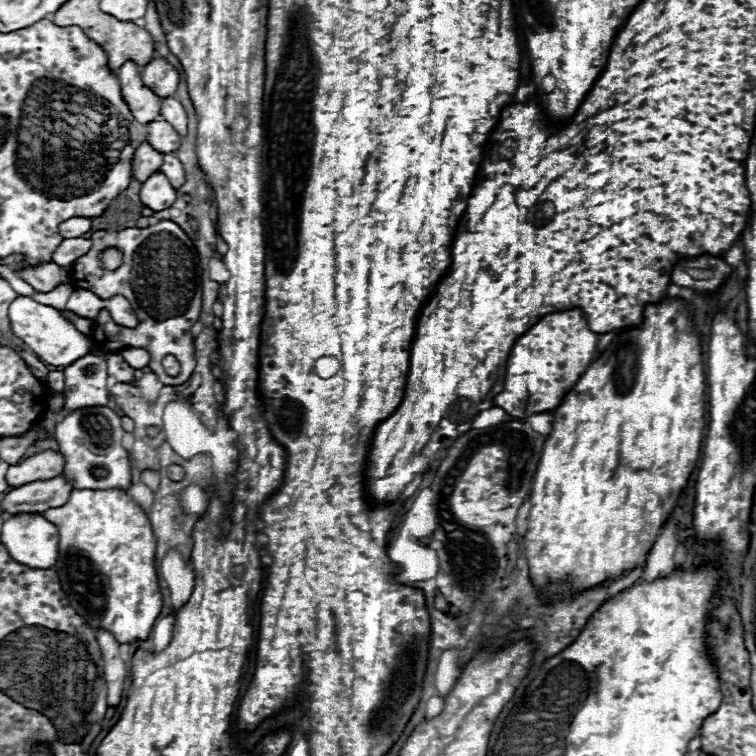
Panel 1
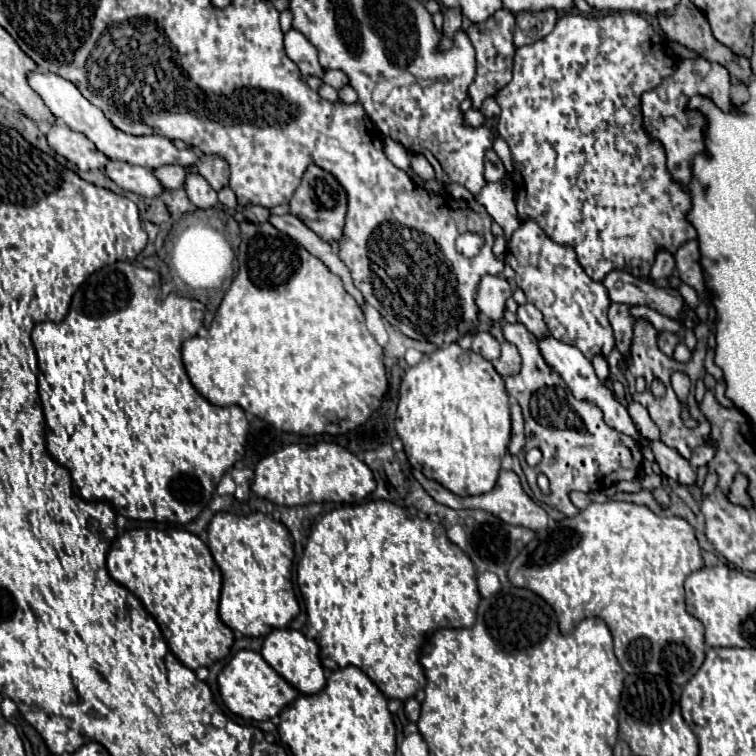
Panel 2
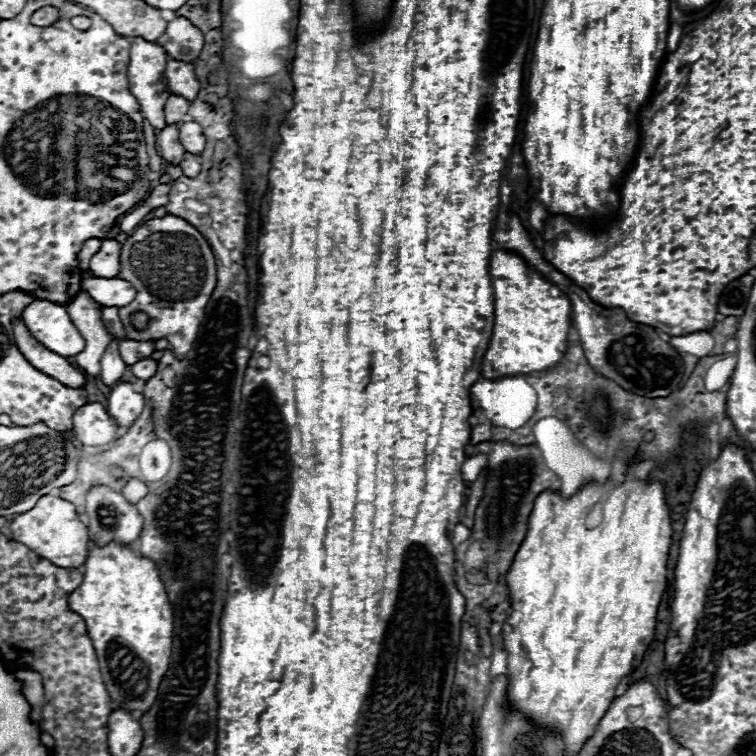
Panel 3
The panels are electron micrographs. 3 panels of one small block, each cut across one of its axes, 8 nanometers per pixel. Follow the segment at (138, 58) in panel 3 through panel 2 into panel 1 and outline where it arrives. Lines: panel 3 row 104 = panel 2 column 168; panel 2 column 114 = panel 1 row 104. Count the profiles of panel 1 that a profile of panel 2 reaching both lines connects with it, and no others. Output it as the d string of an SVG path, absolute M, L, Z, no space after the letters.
M128 60L118 68L116 76L122 86L124 102L128 104L134 120L140 124L154 122L160 116L160 98L148 86L144 86L140 78L140 66Z

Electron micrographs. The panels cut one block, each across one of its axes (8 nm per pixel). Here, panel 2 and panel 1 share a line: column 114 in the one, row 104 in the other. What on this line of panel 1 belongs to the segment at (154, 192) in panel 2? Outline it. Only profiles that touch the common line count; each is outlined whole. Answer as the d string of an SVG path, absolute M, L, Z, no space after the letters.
M170 96L170 98L164 98L164 100L162 100L160 118L166 120L166 122L170 122L170 124L178 130L180 136L186 134L186 130L188 130L188 116L186 116L186 110L184 110L184 106L180 104L178 98Z

